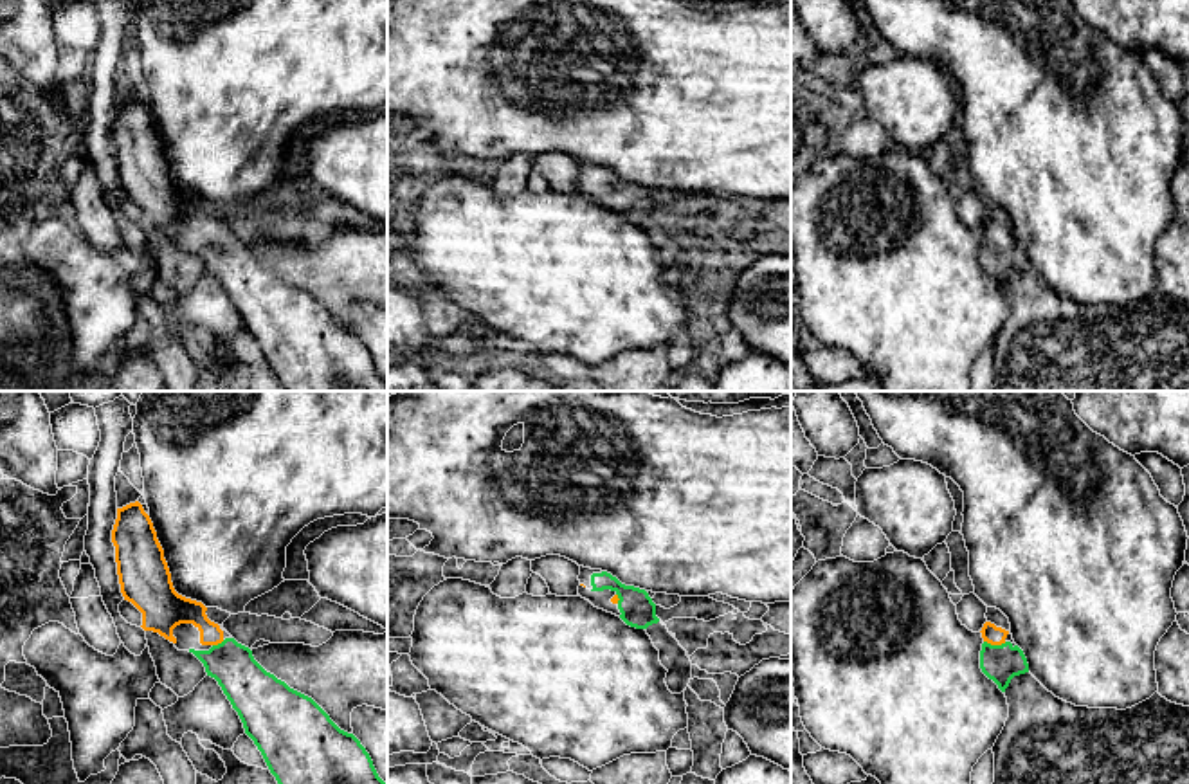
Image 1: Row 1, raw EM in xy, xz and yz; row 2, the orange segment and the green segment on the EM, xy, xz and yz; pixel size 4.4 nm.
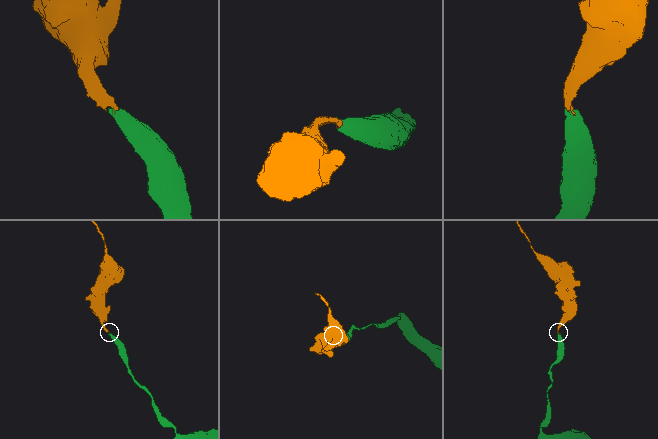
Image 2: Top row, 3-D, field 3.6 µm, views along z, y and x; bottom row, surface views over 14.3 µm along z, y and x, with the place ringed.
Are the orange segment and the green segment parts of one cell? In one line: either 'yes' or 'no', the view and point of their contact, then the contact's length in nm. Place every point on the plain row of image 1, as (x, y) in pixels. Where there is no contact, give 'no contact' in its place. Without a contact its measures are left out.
yes; contact yz (995, 240); length 100 nm

